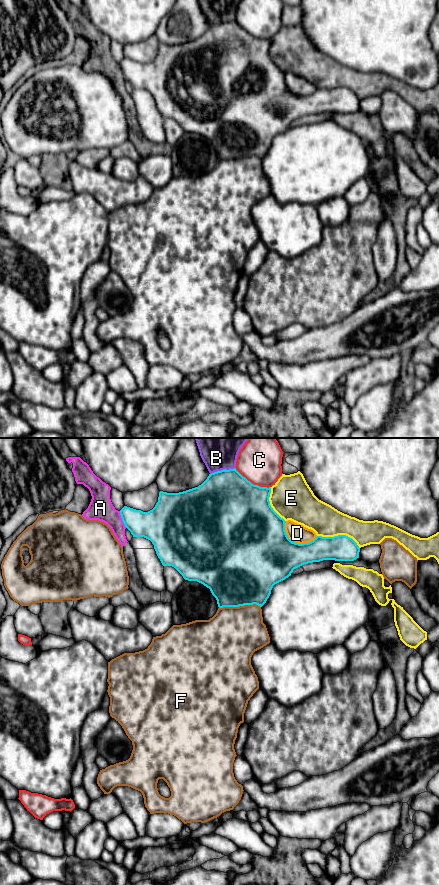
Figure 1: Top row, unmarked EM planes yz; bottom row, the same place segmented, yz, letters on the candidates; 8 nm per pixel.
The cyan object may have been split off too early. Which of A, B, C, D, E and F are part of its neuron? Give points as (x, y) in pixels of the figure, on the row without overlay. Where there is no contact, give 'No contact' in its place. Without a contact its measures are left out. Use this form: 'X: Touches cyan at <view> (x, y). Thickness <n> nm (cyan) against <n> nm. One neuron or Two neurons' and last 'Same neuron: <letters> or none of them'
A: Touches cyan at yz (122, 71). Thickness 240 nm (cyan) against 190 nm. Two neurons
B: Touches cyan at yz (222, 22). Thickness 480 nm (cyan) against 190 nm. Two neurons
C: Touches cyan at yz (251, 35). Thickness 500 nm (cyan) against 300 nm. Two neurons
D: Touches cyan at yz (296, 95). Thickness 440 nm (cyan) against 150 nm. Two neurons
E: Touches cyan at yz (339, 87). Thickness 200 nm (cyan) against 260 nm. Two neurons
F: Touches cyan at yz (239, 157). Thickness 500 nm (cyan) against 440 nm. Two neurons
Same neuron: none of them

